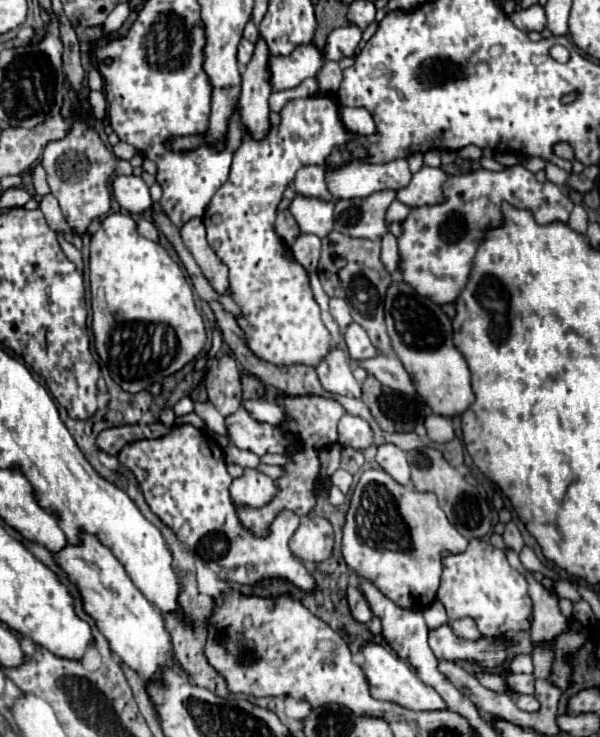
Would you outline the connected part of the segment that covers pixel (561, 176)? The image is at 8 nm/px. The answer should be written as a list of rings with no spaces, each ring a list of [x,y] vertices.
[[[546,163],[546,177],[548,177],[548,181],[554,181],[556,185],[564,185],[566,183],[566,179],[568,179],[568,173],[564,171],[564,169],[560,169],[560,167],[556,167],[556,165],[552,165],[552,163]]]

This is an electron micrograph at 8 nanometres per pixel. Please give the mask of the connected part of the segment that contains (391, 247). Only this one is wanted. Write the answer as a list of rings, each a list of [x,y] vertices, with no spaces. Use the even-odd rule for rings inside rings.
[[[386,233],[386,237],[382,237],[382,263],[390,273],[398,269],[398,245],[392,233]]]

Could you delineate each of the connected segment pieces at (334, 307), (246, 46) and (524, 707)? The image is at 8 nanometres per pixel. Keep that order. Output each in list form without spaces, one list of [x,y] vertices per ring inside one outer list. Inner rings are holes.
[[[330,299],[330,313],[332,317],[338,321],[338,325],[344,329],[352,323],[352,317],[350,317],[350,305],[346,299]]]
[[[242,39],[238,45],[238,63],[244,67],[250,61],[252,53],[254,53],[254,43],[250,43],[248,39]]]
[[[520,695],[514,699],[514,703],[520,711],[538,711],[540,709],[540,703],[532,695]]]

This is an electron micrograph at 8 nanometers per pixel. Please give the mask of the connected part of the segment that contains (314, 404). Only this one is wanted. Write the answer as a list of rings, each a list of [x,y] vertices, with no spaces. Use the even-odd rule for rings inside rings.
[[[282,395],[282,397],[278,397],[278,405],[288,413],[288,421],[282,423],[282,429],[292,433],[294,437],[298,437],[298,447],[290,453],[290,461],[286,465],[282,465],[284,475],[274,481],[278,491],[270,503],[266,503],[260,509],[236,505],[236,513],[238,513],[242,527],[252,531],[256,537],[266,537],[272,521],[284,509],[294,511],[296,515],[312,513],[312,509],[316,507],[316,499],[318,499],[320,451],[338,441],[338,421],[340,421],[340,417],[346,415],[346,409],[336,399],[320,397],[320,395],[296,395],[296,397]]]

